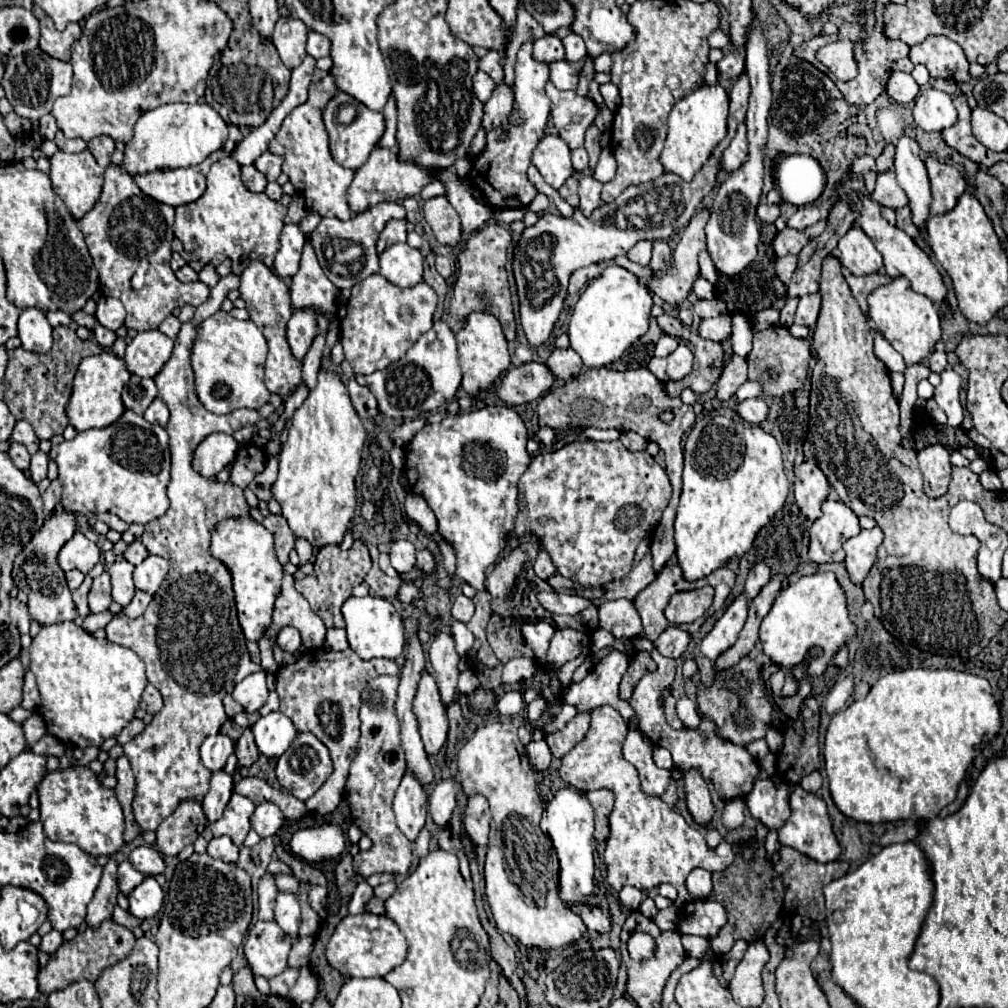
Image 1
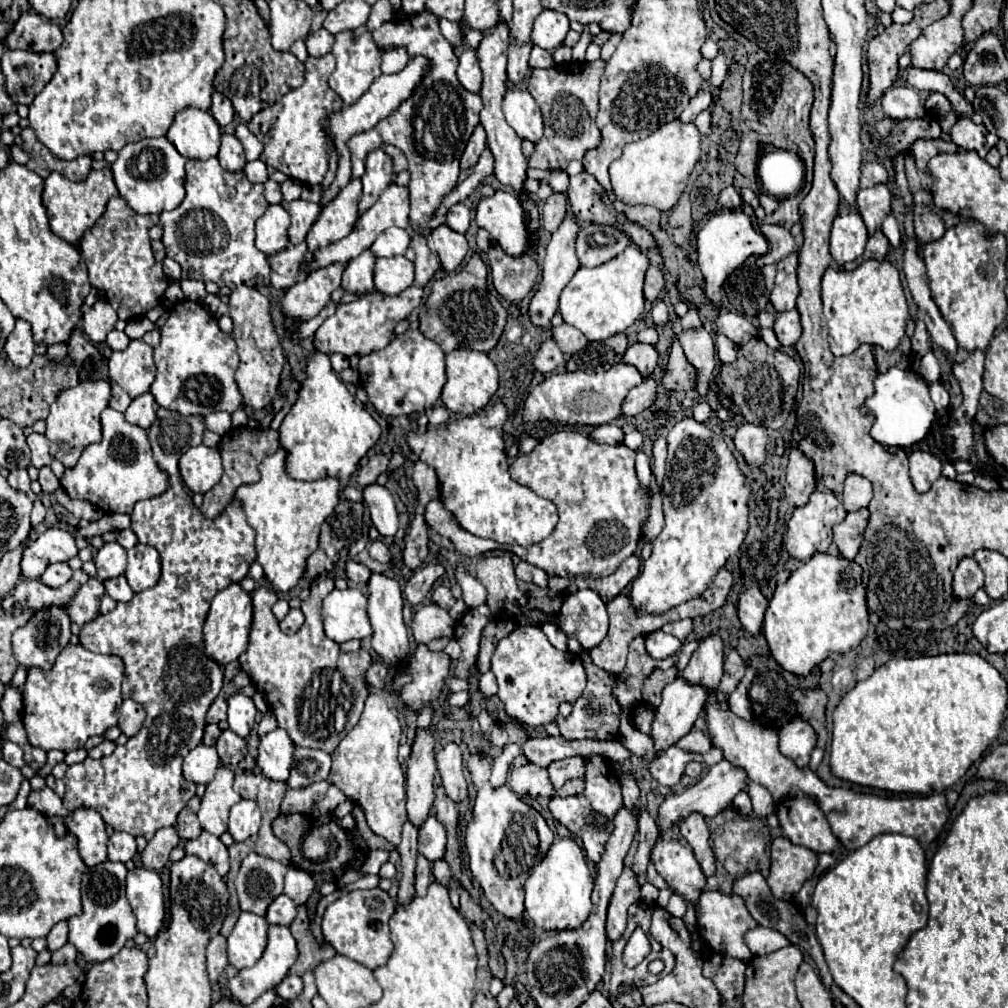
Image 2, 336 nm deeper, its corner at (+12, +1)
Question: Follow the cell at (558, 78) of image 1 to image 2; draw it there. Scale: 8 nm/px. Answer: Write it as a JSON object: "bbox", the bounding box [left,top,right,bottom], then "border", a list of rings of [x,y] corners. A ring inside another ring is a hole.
{"bbox":[530,46,554,68],"border":[[[534,46],[532,52],[530,52],[530,66],[532,68],[550,68],[554,66],[554,60],[552,60],[552,52],[540,48],[540,46]]]}

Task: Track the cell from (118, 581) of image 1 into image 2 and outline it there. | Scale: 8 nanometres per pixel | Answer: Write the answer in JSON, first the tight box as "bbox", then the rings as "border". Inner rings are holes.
{"bbox":[94,542,126,580],"border":[[[106,542],[98,550],[94,564],[98,570],[98,580],[116,578],[126,570],[126,550],[118,542]]]}

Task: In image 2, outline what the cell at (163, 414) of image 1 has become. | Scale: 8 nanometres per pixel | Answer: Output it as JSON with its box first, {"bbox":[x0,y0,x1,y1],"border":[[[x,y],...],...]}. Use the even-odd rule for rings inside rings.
{"bbox":[124,392,158,430],"border":[[[146,392],[146,394],[132,400],[132,404],[124,412],[124,416],[130,424],[136,424],[136,426],[148,430],[152,426],[152,422],[156,420],[156,408],[158,406],[156,406],[154,396],[150,392]]]}

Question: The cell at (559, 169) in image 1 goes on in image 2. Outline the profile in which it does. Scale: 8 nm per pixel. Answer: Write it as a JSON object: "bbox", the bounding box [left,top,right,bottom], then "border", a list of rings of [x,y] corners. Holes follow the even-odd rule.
{"bbox":[502,86,542,142],"border":[[[516,86],[506,88],[506,94],[502,98],[502,110],[508,124],[516,130],[520,138],[528,138],[532,142],[538,142],[542,138],[542,114],[528,90]]]}

